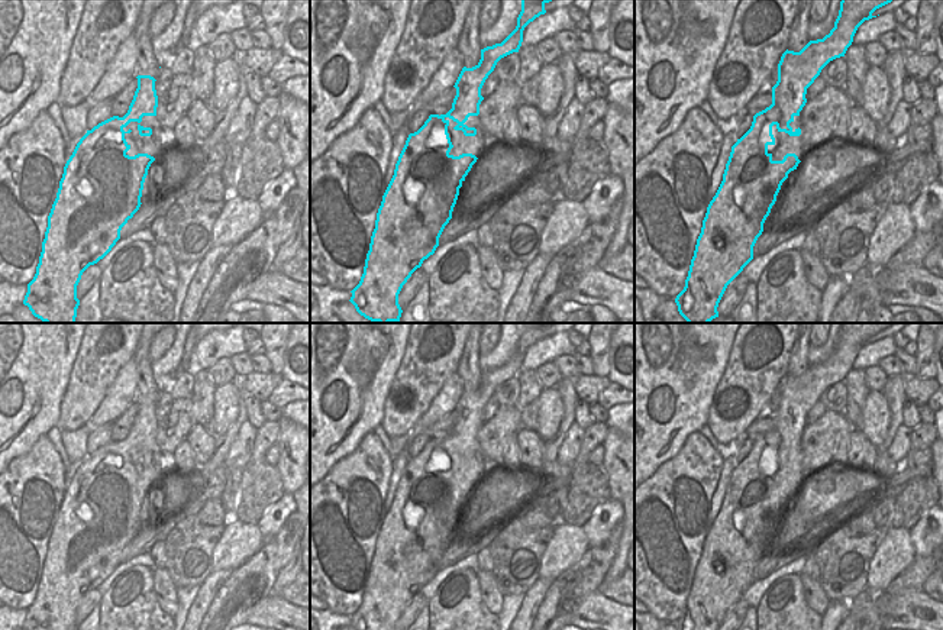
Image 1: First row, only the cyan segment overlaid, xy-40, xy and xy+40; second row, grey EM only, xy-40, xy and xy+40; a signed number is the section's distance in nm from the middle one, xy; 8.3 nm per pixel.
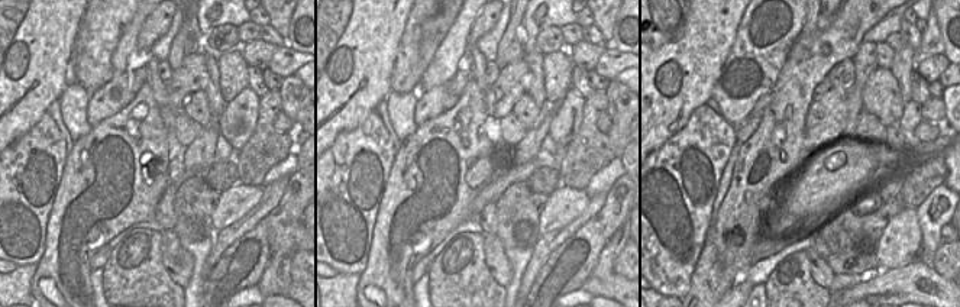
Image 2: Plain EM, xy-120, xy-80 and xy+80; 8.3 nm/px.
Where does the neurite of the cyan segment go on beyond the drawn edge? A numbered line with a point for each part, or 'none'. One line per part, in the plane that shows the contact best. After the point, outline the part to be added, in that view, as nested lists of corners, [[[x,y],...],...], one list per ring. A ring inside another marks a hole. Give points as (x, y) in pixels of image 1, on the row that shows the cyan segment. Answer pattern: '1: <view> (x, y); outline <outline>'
none

